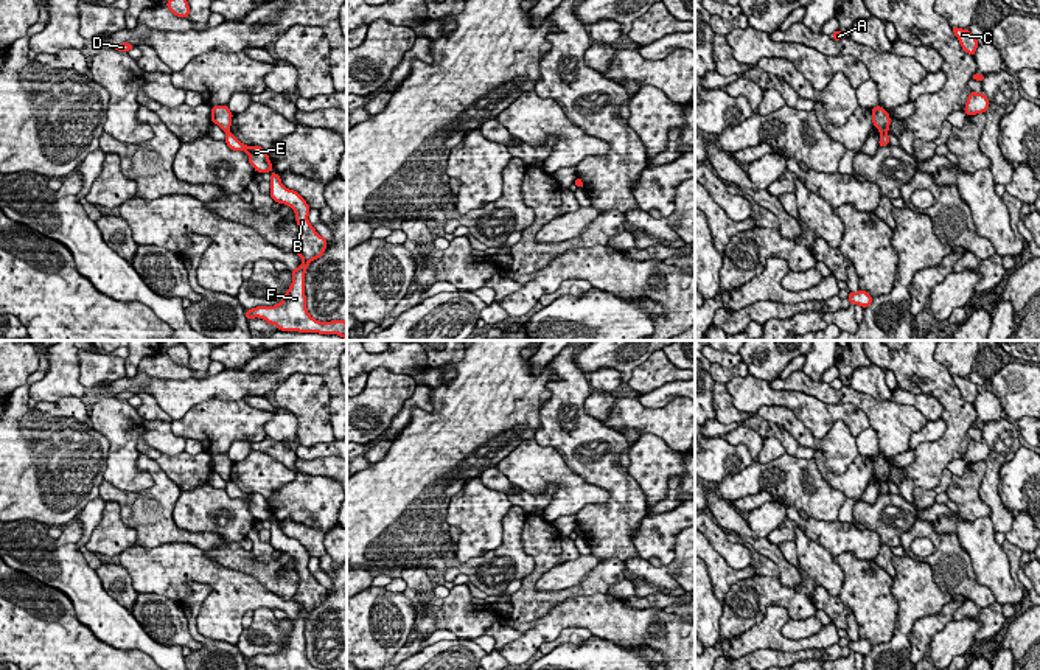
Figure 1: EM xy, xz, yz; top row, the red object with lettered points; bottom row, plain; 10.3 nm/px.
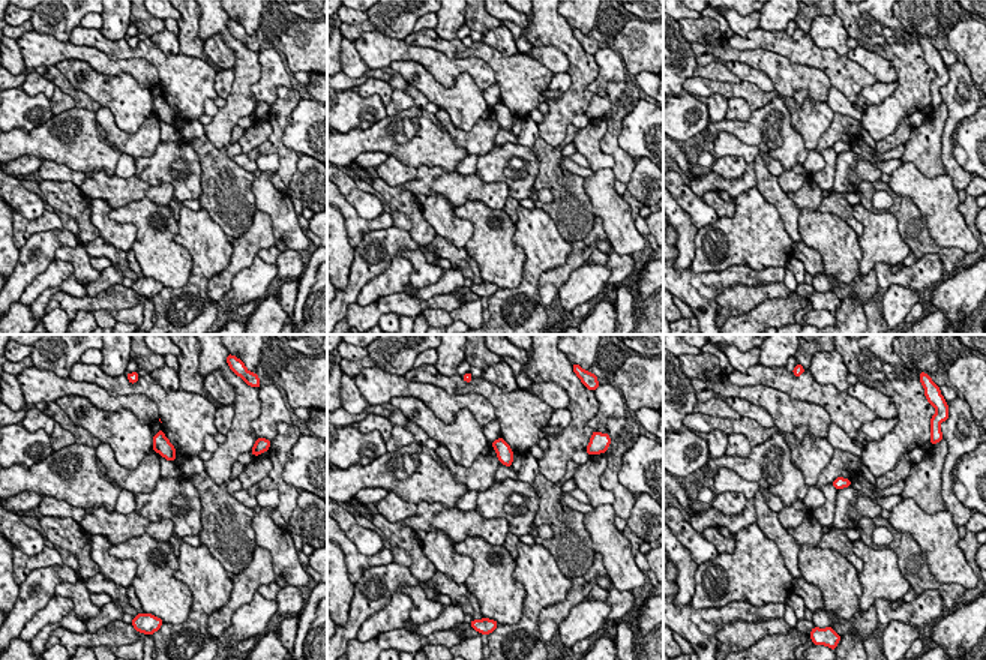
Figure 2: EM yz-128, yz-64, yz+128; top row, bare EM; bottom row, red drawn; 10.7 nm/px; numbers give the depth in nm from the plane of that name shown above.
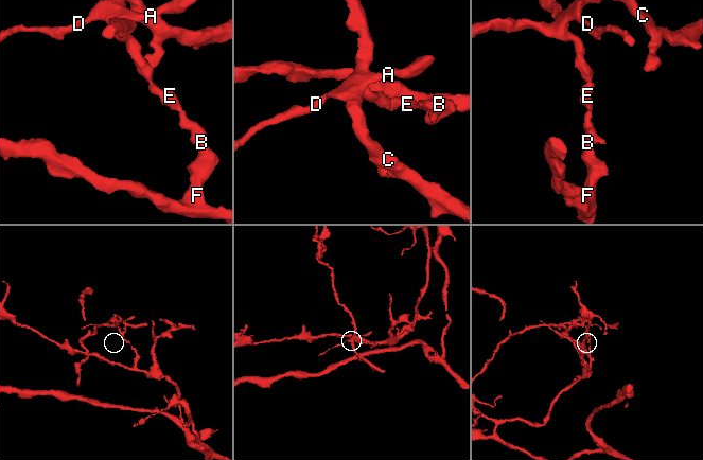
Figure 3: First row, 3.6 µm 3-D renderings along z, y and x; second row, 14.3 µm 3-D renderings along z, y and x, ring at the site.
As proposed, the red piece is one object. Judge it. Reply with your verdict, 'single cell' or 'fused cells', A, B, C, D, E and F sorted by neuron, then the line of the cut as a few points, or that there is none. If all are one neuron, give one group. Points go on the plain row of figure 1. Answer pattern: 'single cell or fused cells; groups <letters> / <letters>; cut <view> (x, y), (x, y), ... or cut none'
fused cells; groups A C D / B E F; cut yz (882, 481), (886, 482)

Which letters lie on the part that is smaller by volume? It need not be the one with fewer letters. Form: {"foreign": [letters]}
{"foreign": ["A", "C", "D"]}

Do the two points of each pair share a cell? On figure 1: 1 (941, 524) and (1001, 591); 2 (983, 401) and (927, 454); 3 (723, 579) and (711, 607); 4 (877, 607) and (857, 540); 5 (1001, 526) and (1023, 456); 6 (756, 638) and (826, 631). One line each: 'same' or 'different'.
1: same
2: different
3: different
4: different
5: different
6: same

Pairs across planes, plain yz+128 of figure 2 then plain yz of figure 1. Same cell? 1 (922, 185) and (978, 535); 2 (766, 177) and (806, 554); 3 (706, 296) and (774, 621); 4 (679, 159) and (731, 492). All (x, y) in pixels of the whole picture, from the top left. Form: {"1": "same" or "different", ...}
{"1": "same", "2": "same", "3": "different", "4": "different"}

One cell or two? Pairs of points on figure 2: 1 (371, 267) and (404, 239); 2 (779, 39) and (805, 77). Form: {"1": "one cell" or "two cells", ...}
{"1": "one cell", "2": "two cells"}

